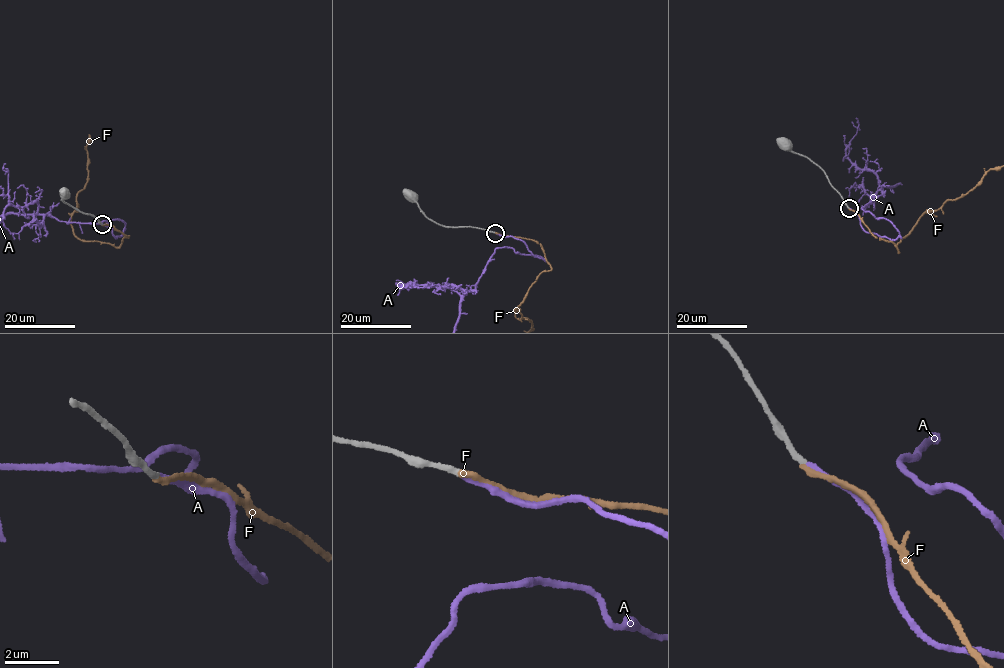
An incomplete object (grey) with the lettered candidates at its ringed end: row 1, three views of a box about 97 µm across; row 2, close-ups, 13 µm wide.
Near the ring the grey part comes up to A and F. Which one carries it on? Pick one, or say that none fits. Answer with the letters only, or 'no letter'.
A

